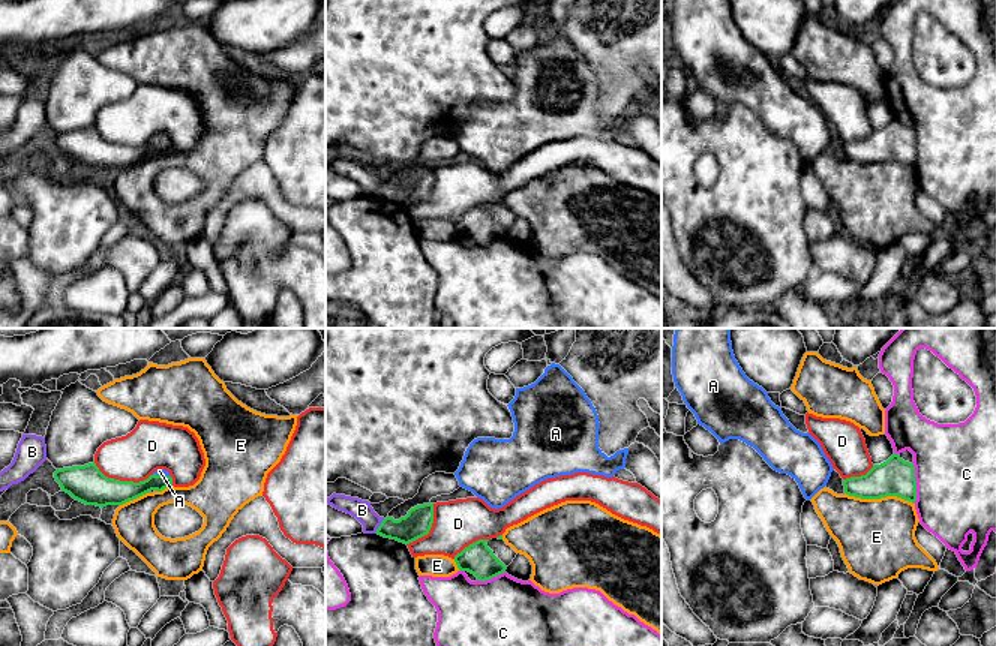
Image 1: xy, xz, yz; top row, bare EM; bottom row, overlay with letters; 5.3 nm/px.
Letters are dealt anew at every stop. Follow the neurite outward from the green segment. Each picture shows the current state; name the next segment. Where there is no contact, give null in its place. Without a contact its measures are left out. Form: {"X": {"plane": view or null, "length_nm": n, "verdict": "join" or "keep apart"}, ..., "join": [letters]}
{"A": {"plane": "xy", "length_nm": 100, "verdict": "join"}, "B": {"plane": "xz", "length_nm": 100, "verdict": "keep apart"}, "C": {"plane": "yz", "length_nm": 220, "verdict": "keep apart"}, "D": {"plane": "xy", "length_nm": 340, "verdict": "keep apart"}, "E": {"plane": "yz", "length_nm": 380, "verdict": "keep apart"}, "join": ["A"]}

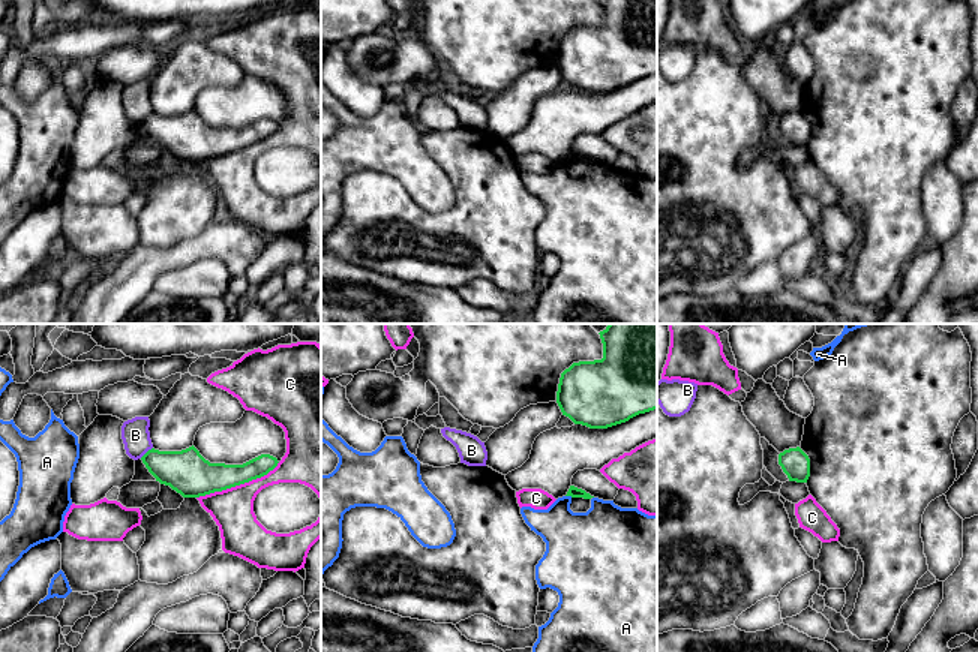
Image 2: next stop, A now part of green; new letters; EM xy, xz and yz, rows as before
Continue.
{"A": {"plane": "xz", "length_nm": 40, "verdict": "keep apart"}, "B": {"plane": "xy", "length_nm": 90, "verdict": "keep apart"}, "C": {"plane": "xy", "length_nm": 480, "verdict": "keep apart"}, "join": []}

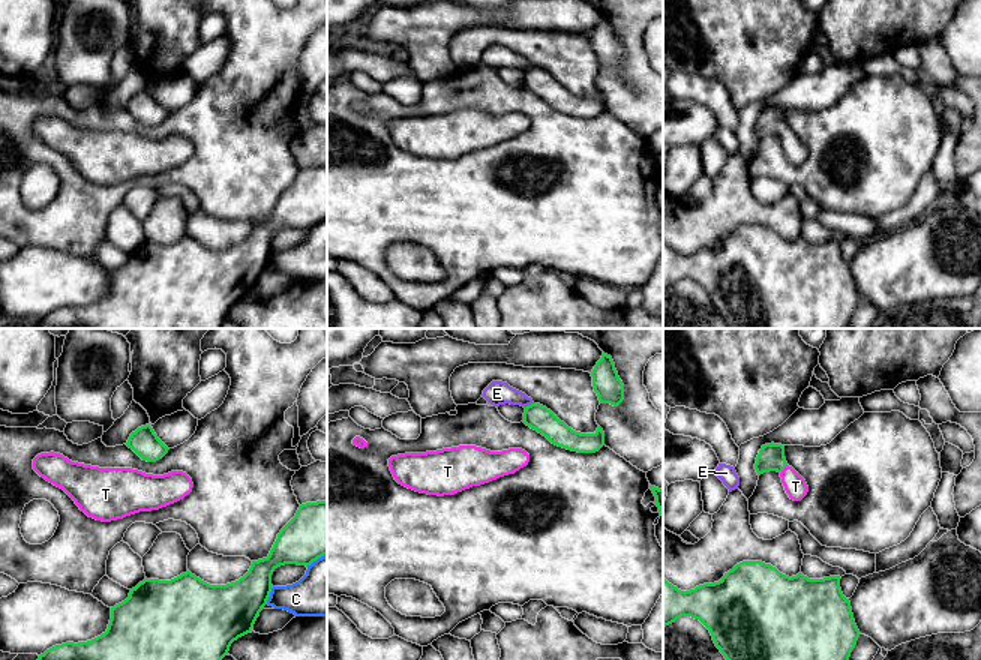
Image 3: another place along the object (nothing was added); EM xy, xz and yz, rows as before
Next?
{"C": {"plane": "xy", "length_nm": 100, "verdict": "keep apart"}, "E": {"plane": "xz", "length_nm": 60, "verdict": "keep apart"}, "T": {"plane": "yz", "length_nm": 60, "verdict": "join"}, "join": ["T"]}

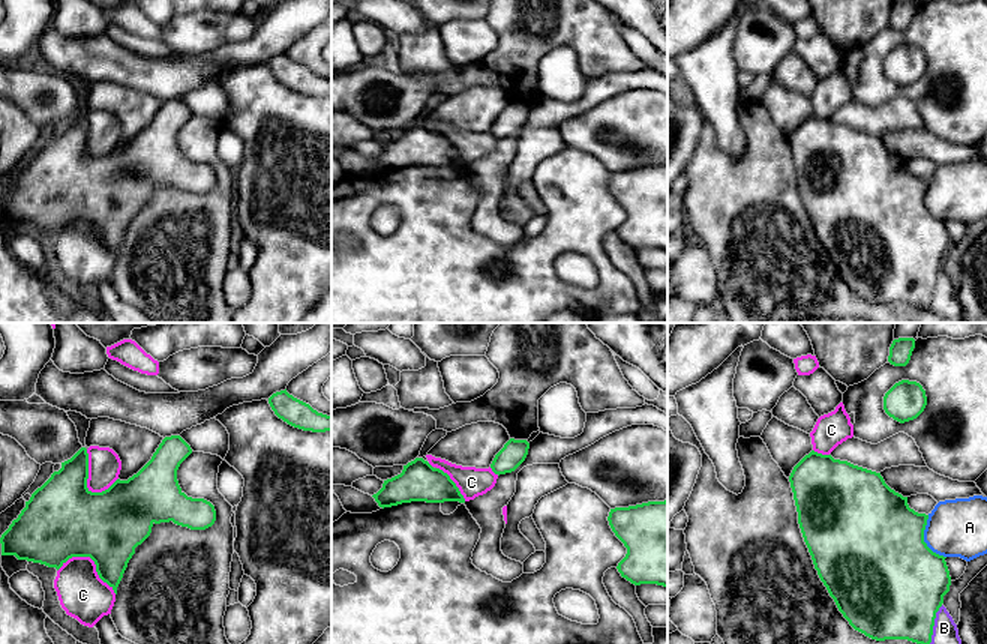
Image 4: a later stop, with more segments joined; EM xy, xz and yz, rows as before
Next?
{"A": {"plane": "yz", "length_nm": 260, "verdict": "keep apart"}, "B": {"plane": "yz", "length_nm": 220, "verdict": "keep apart"}, "C": {"plane": "xy", "length_nm": 340, "verdict": "keep apart"}, "join": []}

